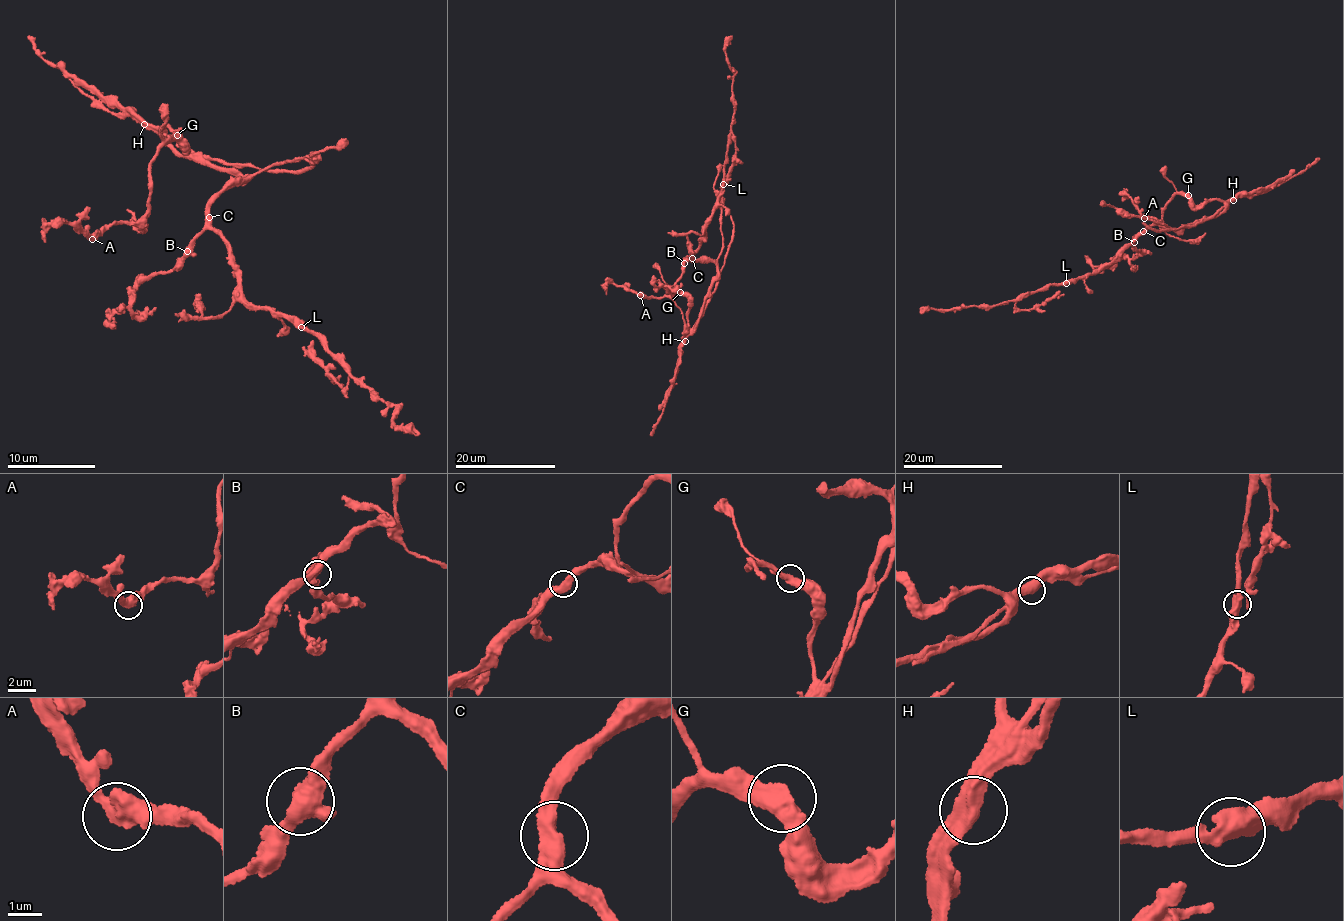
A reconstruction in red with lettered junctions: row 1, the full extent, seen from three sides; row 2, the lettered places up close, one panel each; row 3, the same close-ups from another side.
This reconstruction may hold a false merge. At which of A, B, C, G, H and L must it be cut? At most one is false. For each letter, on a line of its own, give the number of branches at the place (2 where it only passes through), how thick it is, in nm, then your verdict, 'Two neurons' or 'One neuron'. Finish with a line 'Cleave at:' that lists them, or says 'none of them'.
A: Branches: 2. Thickness 550 nm. One neuron
B: Branches: 2. Thickness 600 nm. One neuron
C: Branches: 2. Thickness 550 nm. One neuron
G: Branches: 2. Thickness 500 nm. One neuron
H: Branches: 2. Thickness 550 nm. Two neurons
L: Branches: 2. Thickness 550 nm. One neuron
Cleave at: H

